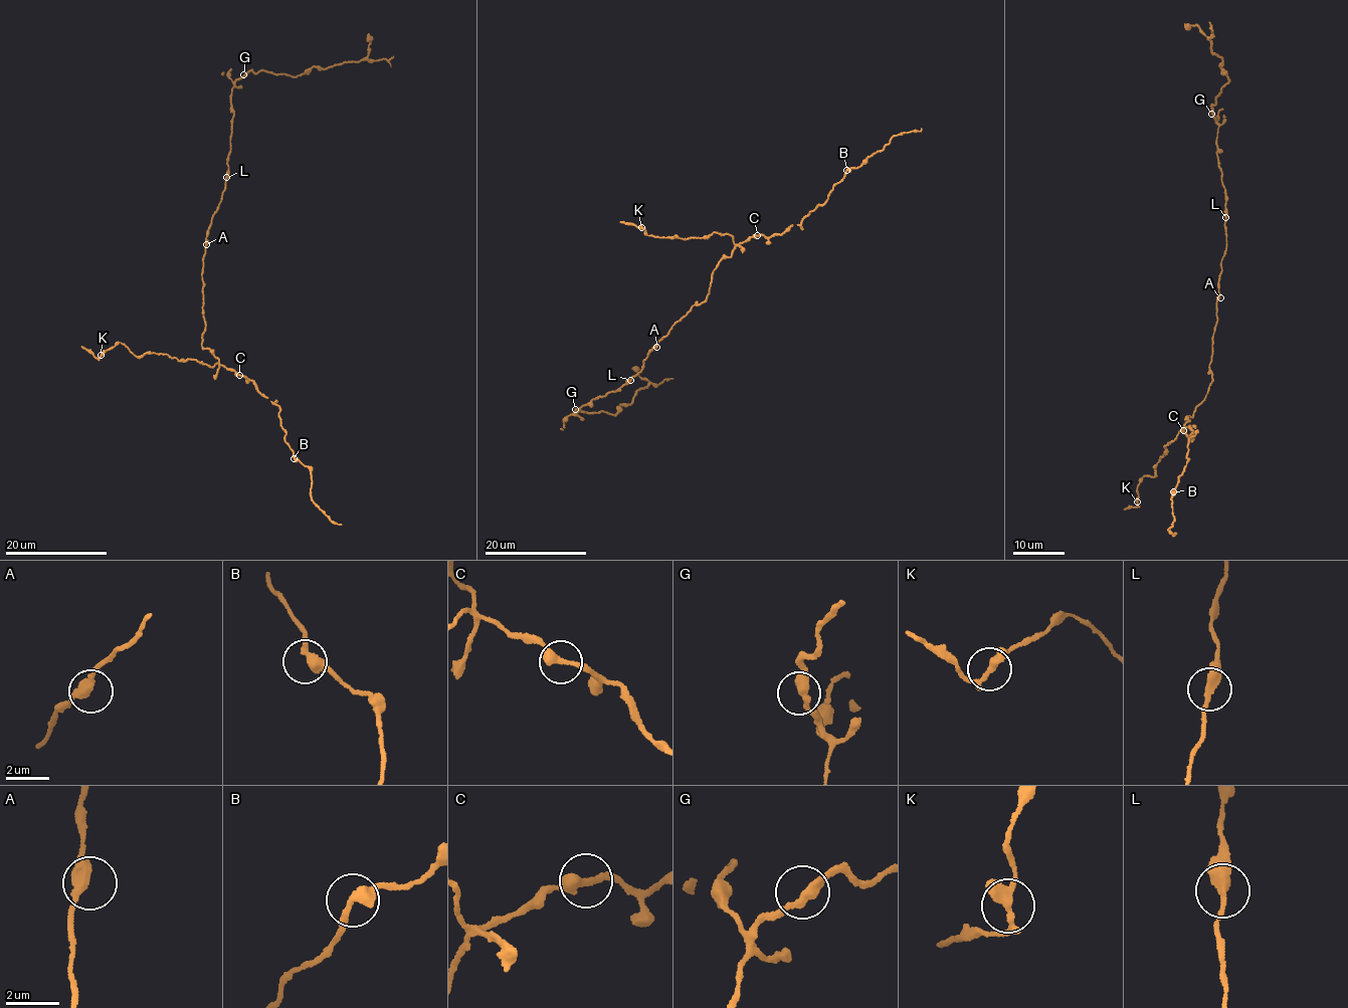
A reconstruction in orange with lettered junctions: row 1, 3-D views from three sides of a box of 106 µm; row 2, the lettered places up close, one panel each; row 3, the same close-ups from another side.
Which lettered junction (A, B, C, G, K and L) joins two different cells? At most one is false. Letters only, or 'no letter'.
K

